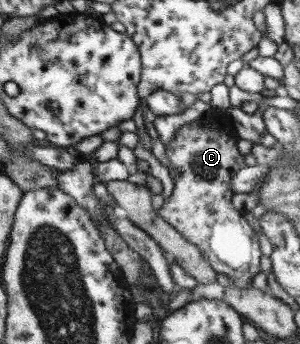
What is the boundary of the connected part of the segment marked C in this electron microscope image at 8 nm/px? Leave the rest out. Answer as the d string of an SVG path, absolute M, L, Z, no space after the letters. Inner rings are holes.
M210 111L210 115L182 125L170 143L165 146L165 153L171 162L172 169L168 168L168 170L173 179L174 188L169 199L158 212L166 221L170 222L170 225L176 227L176 231L179 231L184 239L196 246L214 271L218 274L226 274L230 278L230 285L243 289L252 287L252 278L260 272L259 234L250 227L245 213L234 208L231 200L235 193L234 188L230 186L230 181L232 181L233 175L246 165L244 155L236 146L239 138L232 131L224 111Z

